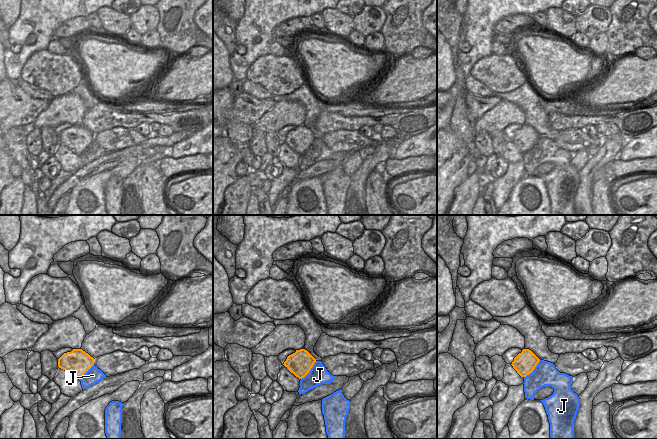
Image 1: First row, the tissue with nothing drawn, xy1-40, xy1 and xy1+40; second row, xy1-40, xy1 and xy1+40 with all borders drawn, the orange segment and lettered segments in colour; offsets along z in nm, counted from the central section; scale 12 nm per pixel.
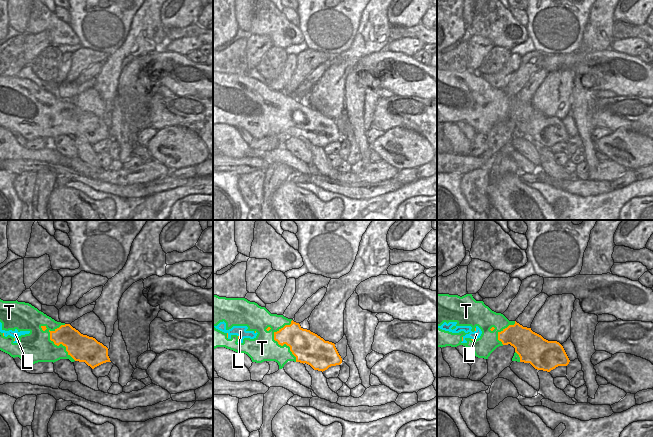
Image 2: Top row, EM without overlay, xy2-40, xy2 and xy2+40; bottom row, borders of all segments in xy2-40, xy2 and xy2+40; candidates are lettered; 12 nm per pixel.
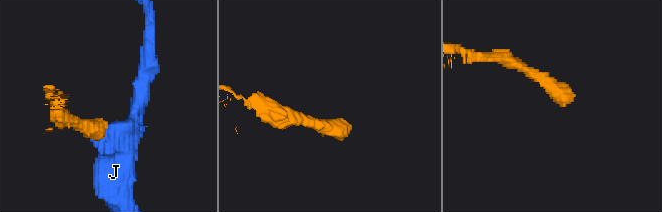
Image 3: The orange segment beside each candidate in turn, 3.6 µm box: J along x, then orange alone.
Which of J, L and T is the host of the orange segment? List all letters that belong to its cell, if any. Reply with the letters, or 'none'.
T

